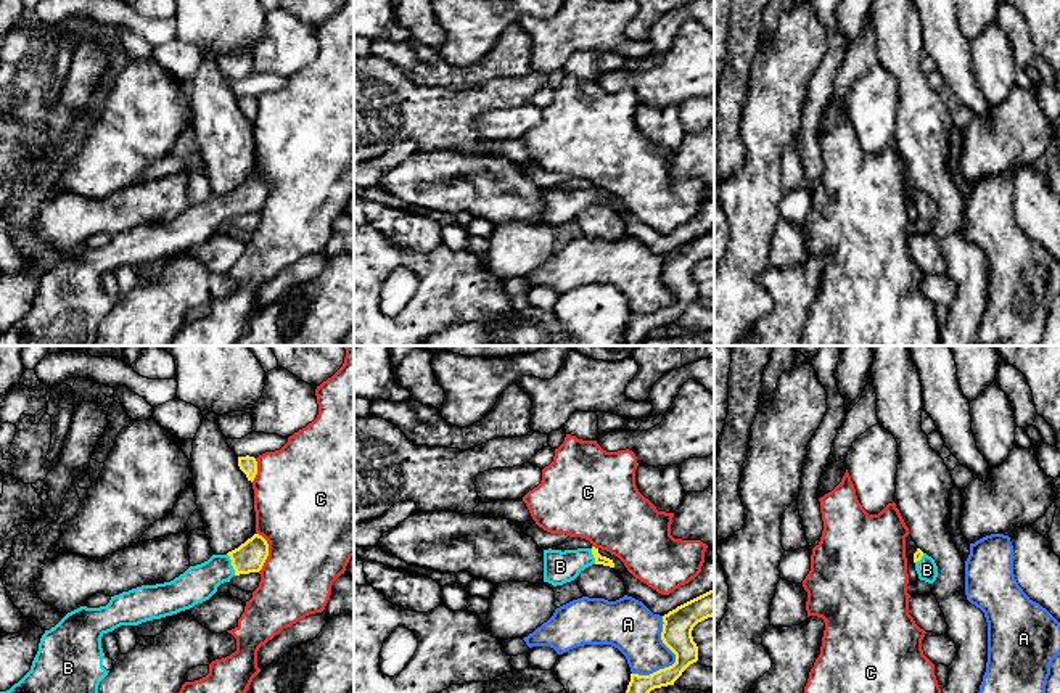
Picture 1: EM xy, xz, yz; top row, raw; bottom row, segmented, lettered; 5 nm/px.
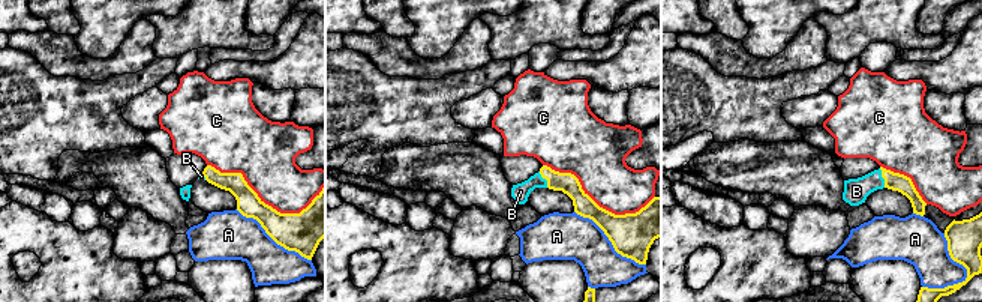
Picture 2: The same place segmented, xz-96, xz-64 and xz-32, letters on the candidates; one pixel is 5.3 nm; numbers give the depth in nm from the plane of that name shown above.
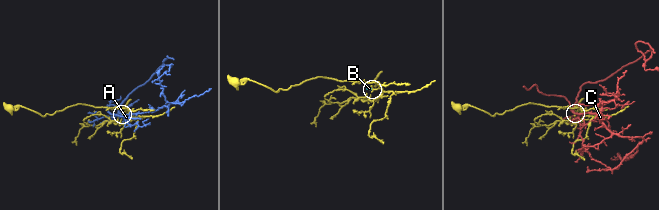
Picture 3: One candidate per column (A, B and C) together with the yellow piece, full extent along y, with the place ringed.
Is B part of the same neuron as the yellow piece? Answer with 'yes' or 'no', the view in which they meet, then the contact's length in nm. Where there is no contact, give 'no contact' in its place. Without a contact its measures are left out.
yes | xy | 120 nm

